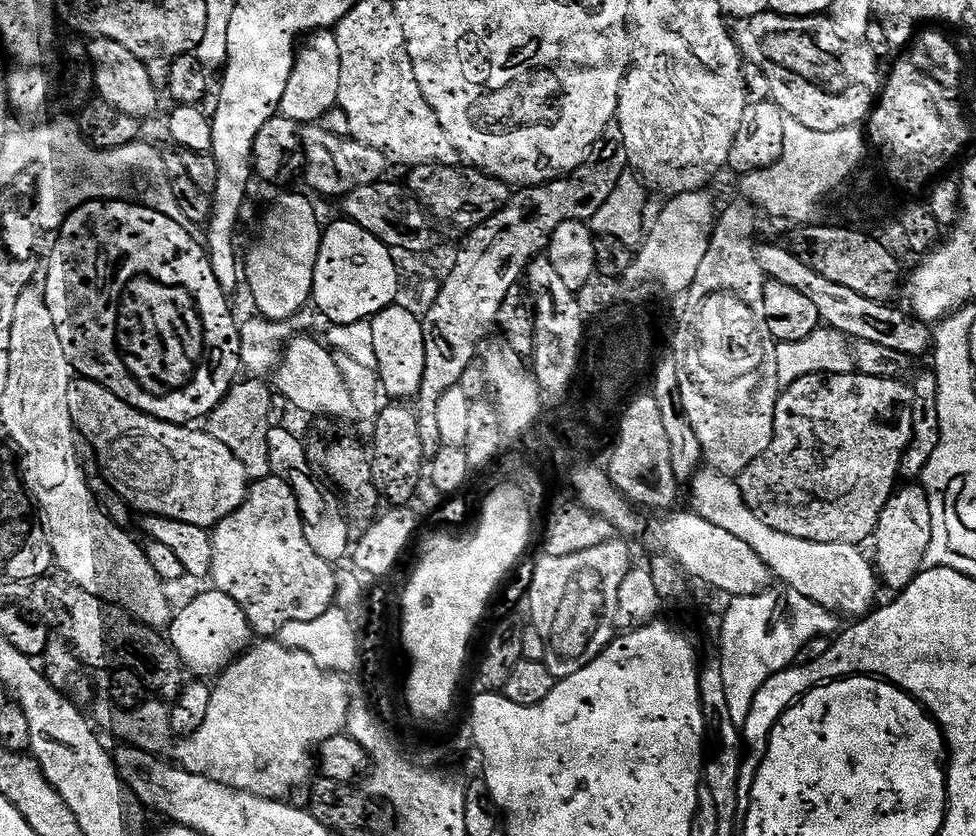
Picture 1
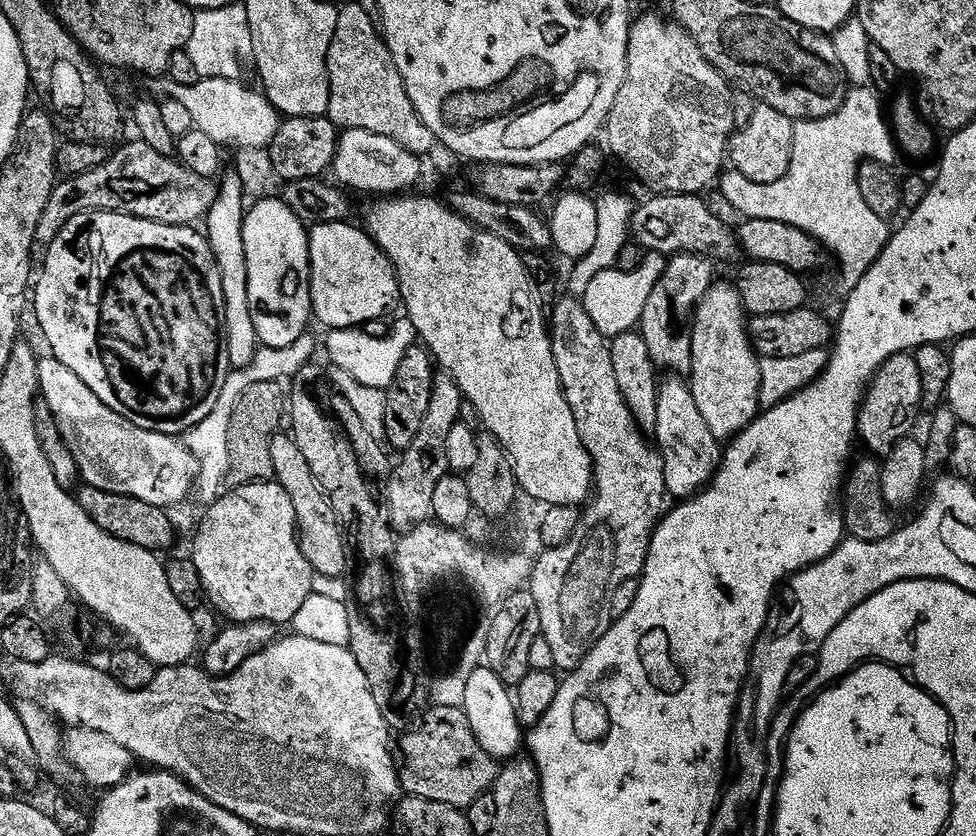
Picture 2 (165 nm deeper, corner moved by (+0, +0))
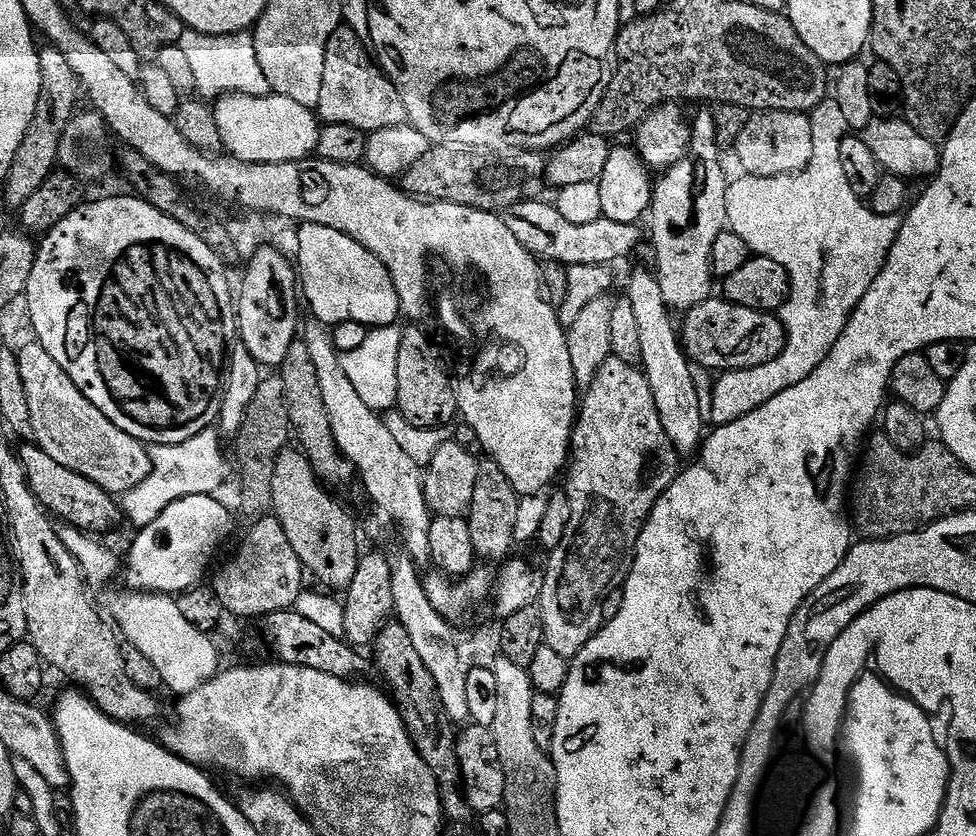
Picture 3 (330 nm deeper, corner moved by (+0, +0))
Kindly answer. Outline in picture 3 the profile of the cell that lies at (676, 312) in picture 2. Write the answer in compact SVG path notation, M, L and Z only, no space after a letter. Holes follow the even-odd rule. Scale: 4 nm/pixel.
M700 112L691 117L692 141L688 147L687 156L663 173L659 181L655 181L652 189L650 217L652 216L652 235L650 241L658 252L658 266L654 273L658 286L662 286L662 298L666 298L669 309L683 314L688 309L698 306L713 295L712 263L710 254L718 234L728 228L726 212L726 192L730 183L729 177L724 177L724 168L720 165L722 149L716 142L716 127L712 112Z

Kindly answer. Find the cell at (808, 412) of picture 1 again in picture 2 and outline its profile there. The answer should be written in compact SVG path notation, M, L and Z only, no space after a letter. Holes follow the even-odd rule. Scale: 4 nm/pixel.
M901 354L892 356L877 372L868 385L868 390L860 406L858 417L858 436L876 458L888 456L898 442L913 435L912 427L922 413L924 395L922 394L922 374L918 374L915 355Z

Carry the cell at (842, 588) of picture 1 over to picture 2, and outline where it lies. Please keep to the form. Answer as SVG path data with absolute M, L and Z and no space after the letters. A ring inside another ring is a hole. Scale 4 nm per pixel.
M668 379L672 380L660 384L654 438L660 442L658 448L664 457L664 477L669 497L691 498L711 484L720 467L722 444L710 426L706 426L706 418L702 418L702 410L698 410L698 402L694 402L691 387L683 379Z

